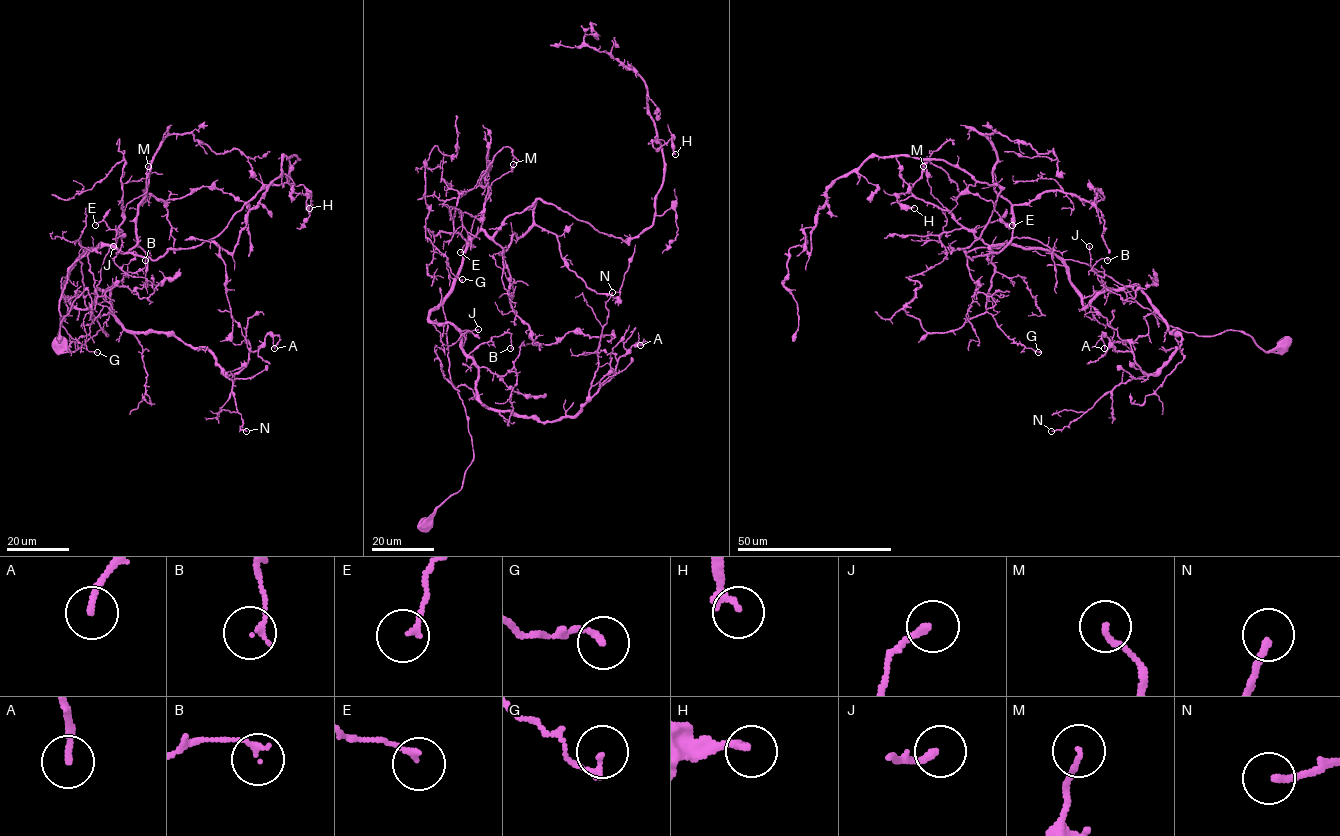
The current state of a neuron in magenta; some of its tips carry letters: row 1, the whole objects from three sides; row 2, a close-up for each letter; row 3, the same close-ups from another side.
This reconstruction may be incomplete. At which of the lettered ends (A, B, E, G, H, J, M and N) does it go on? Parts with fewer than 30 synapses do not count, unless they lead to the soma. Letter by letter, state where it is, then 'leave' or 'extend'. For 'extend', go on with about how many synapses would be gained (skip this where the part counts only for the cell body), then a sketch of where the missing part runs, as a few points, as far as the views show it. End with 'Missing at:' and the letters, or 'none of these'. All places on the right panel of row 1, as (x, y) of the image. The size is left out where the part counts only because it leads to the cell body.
A: (1104, 348) | leave
B: (1107, 260) | leave
E: (1012, 225) | leave
G: (1038, 352) | leave
H: (914, 208) | leave
J: (1089, 246) | leave
M: (923, 166) | leave
N: (1051, 431) | leave
Missing at: none of these

